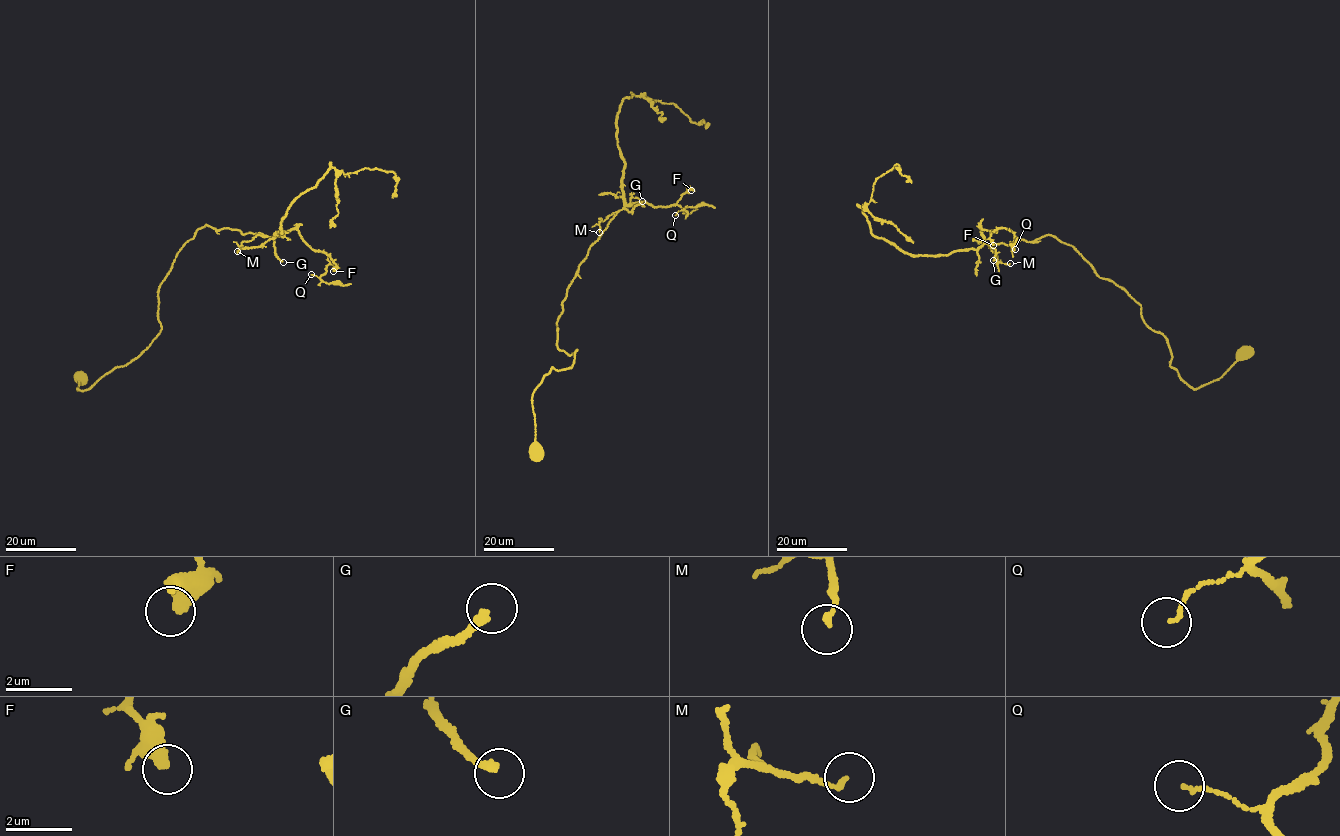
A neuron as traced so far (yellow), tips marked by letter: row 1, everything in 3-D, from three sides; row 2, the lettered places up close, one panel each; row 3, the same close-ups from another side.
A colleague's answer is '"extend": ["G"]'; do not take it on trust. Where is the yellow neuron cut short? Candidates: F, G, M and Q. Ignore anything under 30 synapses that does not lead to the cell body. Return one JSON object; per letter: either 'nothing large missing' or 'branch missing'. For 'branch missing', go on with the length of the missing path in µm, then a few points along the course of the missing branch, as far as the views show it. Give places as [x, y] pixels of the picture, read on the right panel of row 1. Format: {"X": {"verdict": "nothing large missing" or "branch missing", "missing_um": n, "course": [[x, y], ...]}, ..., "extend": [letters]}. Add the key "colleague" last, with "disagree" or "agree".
{"F": {"verdict": "nothing large missing"}, "G": {"verdict": "branch missing", "missing_um": 30, "course": [[993, 260], [973, 297], [982, 311], [993, 319], [997, 331]]}, "M": {"verdict": "nothing large missing"}, "Q": {"verdict": "nothing large missing"}, "extend": ["G"], "colleague": "agree"}

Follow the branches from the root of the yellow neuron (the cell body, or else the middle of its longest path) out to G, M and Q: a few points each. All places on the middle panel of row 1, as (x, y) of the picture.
G: (536, 452), (533, 391), (578, 350), (557, 342), (567, 288), (609, 221), (642, 201)
M: (536, 452), (533, 391), (578, 350), (558, 348), (562, 303), (616, 212), (599, 232)
Q: (536, 452), (533, 391), (578, 350), (558, 348), (556, 323), (579, 264), (626, 206), (688, 214), (675, 215)

